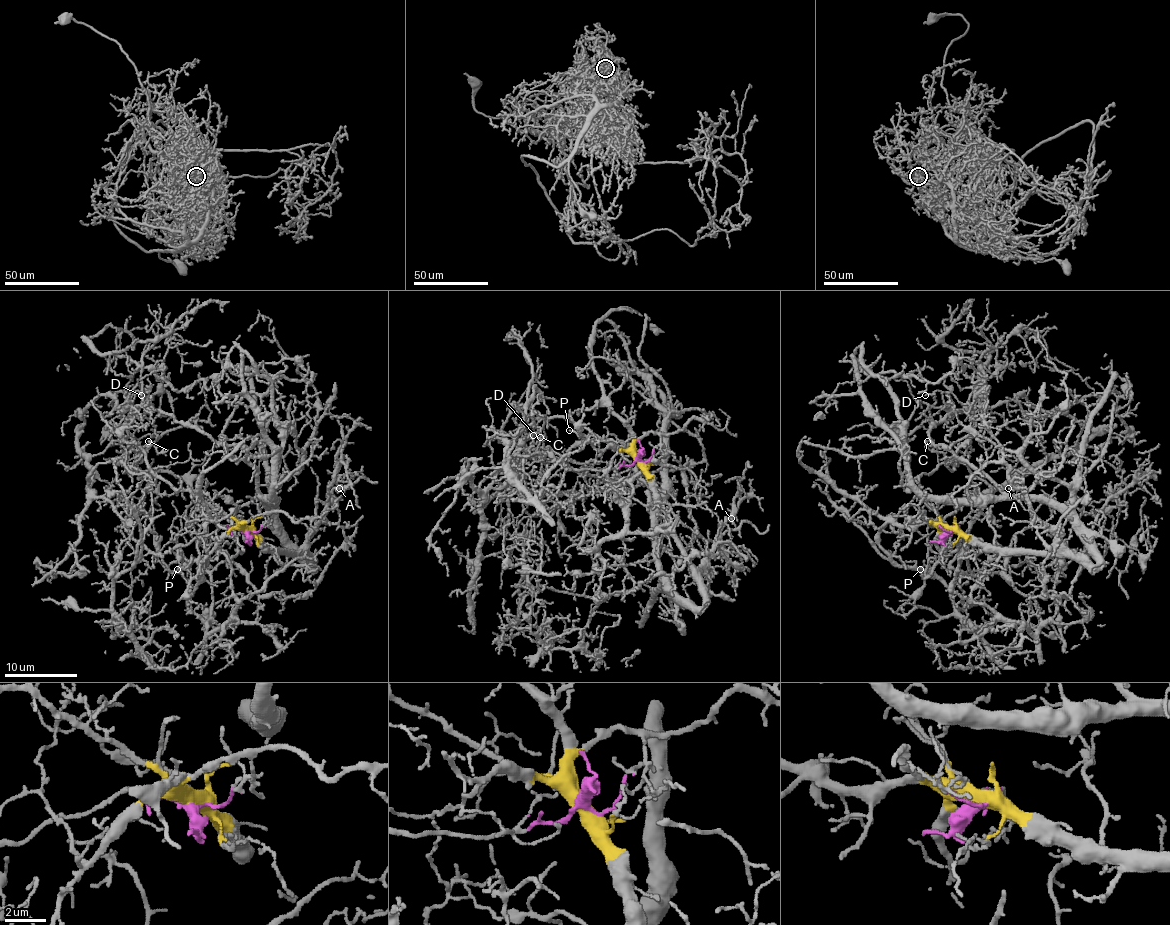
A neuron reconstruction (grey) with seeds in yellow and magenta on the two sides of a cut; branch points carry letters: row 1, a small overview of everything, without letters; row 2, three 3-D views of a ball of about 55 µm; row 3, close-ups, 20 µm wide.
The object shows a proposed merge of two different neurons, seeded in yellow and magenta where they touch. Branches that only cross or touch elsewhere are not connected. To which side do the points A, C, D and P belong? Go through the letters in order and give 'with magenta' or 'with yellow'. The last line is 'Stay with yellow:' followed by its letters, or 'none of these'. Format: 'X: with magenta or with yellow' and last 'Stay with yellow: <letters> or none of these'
A: with yellow
C: with magenta
D: with magenta
P: with yellow
Stay with yellow: A, P

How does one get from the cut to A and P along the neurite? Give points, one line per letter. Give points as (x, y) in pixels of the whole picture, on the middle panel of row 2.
A: (639, 460), (639, 469), (665, 514), (668, 532), (696, 569), (719, 538), (734, 529), (736, 525), (730, 518)
P: (639, 460), (612, 447), (596, 449), (585, 436), (568, 430)

